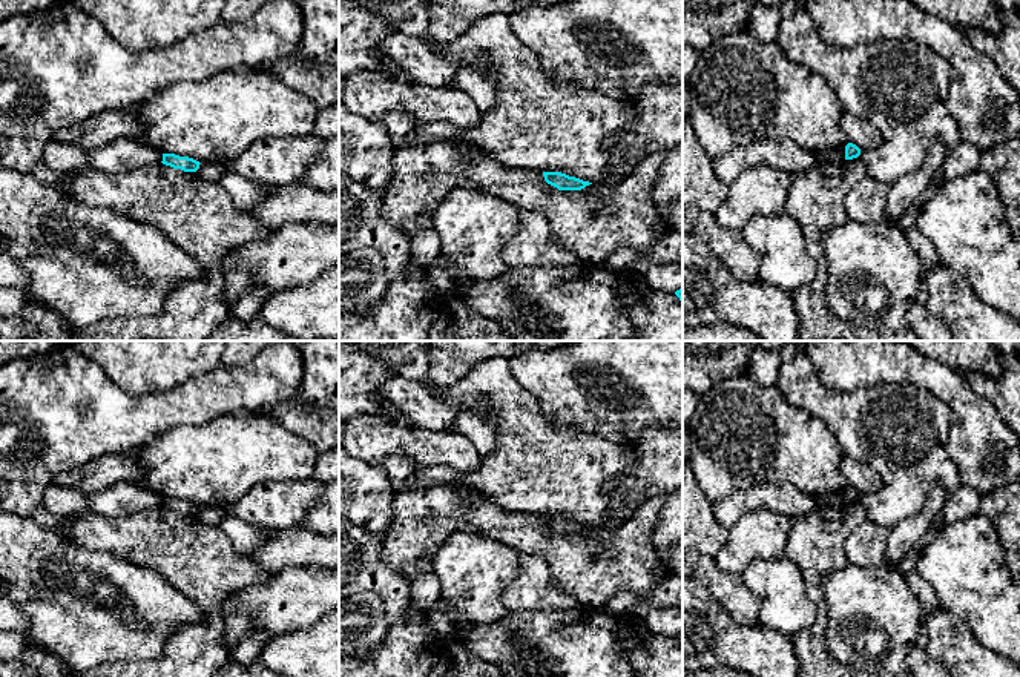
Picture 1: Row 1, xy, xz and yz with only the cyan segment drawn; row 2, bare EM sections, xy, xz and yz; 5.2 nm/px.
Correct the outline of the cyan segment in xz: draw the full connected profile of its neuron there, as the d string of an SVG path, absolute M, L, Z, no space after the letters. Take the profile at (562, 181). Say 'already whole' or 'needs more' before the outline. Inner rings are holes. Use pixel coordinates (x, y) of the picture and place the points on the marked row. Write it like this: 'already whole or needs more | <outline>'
already whole | M543 172L545 181L558 190L581 190L586 186L592 184L575 177L569 177L561 172Z

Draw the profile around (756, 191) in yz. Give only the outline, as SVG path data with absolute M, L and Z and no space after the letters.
M768 166L744 169L729 187L729 195L715 212L716 223L726 229L742 230L755 215L785 212L790 175Z

